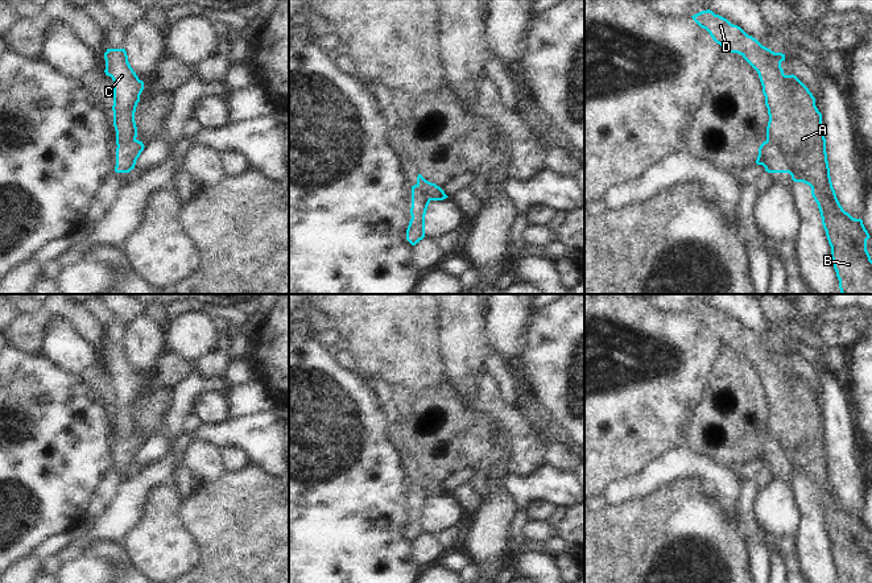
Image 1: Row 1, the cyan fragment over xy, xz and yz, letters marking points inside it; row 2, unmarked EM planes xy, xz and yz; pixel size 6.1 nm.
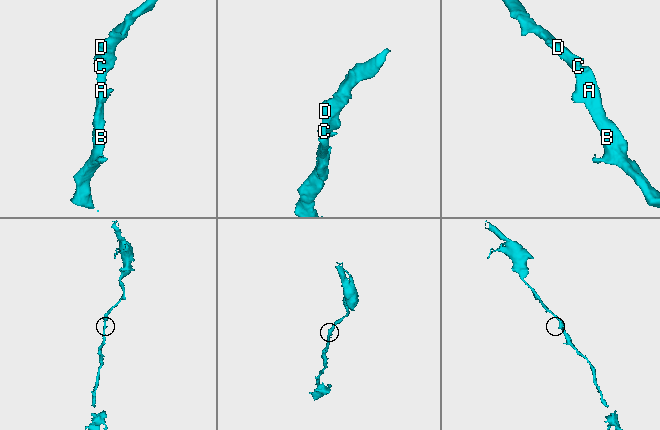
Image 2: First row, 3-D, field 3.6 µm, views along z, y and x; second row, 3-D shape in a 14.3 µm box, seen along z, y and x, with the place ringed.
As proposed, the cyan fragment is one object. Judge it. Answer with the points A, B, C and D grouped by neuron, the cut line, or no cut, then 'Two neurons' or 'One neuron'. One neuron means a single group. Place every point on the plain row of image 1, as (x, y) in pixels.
Groups: A B C D. No split. One neuron.

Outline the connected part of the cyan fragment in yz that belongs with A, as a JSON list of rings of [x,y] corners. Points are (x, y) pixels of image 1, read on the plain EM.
[[[710,305],[691,313],[710,328],[723,346],[740,350],[759,369],[769,417],[766,435],[759,443],[756,459],[763,460],[768,468],[789,468],[794,477],[803,477],[811,483],[811,491],[818,500],[831,542],[831,554],[839,583],[872,583],[872,555],[867,546],[867,536],[871,532],[863,516],[846,508],[836,493],[830,472],[822,409],[815,401],[813,389],[795,371],[784,369],[781,357],[785,356],[785,350],[774,348],[763,342],[740,322],[731,319]]]

